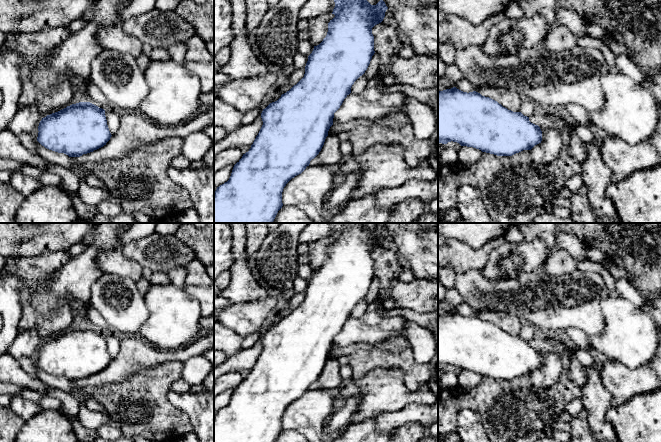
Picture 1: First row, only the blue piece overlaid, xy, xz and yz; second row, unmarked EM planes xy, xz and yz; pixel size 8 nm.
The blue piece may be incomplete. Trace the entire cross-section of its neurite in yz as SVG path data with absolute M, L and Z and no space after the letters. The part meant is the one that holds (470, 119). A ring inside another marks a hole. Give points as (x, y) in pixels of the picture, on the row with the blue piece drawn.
M453 87L438 91L438 143L447 144L451 141L497 156L512 156L523 150L531 150L535 145L541 143L542 131L521 112L508 110L497 101L482 96L476 91L467 93Z

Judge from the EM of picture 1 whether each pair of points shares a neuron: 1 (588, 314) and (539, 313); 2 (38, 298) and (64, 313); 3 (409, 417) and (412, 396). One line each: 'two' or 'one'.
1: one
2: two
3: two

